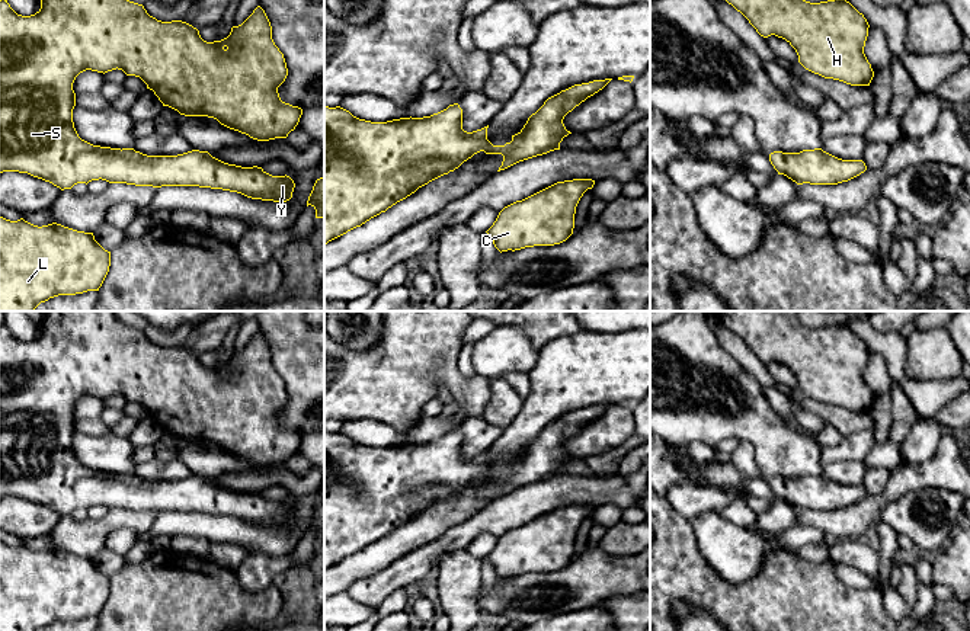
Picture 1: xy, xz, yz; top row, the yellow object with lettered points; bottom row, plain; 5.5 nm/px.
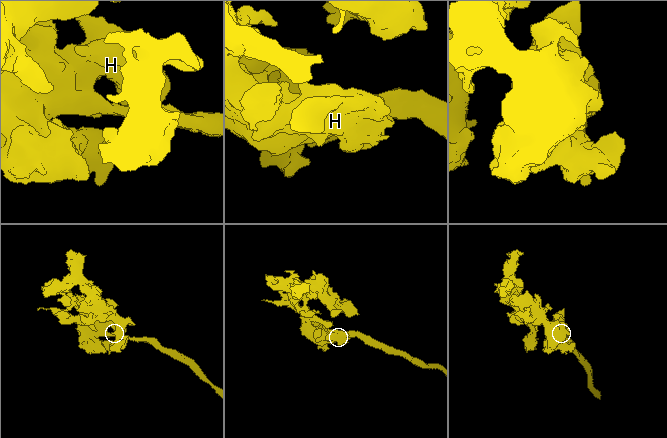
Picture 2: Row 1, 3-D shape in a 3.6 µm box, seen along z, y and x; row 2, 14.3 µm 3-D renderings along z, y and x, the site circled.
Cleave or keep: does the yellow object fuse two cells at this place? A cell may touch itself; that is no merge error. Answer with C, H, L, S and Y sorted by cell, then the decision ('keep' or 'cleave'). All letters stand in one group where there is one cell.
C H L S Y; keep

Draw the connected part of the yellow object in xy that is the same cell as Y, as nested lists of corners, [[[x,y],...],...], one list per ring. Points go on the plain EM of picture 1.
[[[47,311],[41,334],[31,342],[17,340],[7,326],[0,326],[0,499],[19,497],[71,515],[77,509],[106,506],[135,512],[199,512],[241,519],[252,525],[286,528],[295,513],[289,502],[272,502],[262,493],[241,493],[224,489],[208,477],[192,475],[177,481],[147,481],[134,474],[93,471],[81,465],[74,454],[73,409],[86,397],[108,398],[122,395],[140,403],[163,432],[185,442],[208,442],[221,451],[257,467],[286,464],[300,448],[302,435],[281,426],[278,413],[288,401],[284,379],[272,365],[272,352],[265,336],[257,331],[227,363],[207,368],[199,356],[182,346],[161,347],[150,342],[143,330],[124,324],[115,311]]]

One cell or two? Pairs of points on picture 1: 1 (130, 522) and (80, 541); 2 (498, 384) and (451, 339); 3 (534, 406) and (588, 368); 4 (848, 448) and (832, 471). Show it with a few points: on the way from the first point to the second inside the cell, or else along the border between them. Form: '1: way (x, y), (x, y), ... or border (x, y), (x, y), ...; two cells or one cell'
1: way (118, 522), (111, 522), (92, 534); one cell
2: border (492, 380), (490, 400), (483, 413); two cells
3: way (547, 400), (575, 372); one cell
4: border (861, 460), (836, 460), (825, 465); two cells

